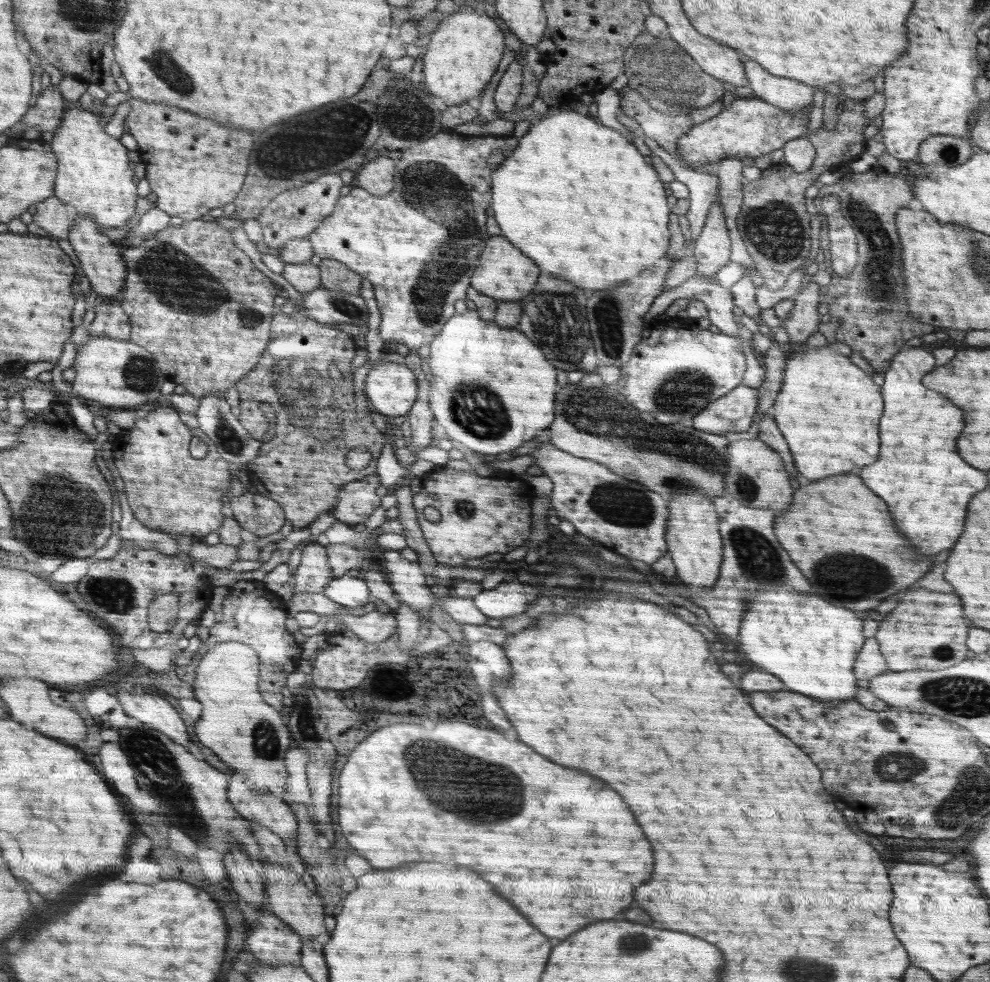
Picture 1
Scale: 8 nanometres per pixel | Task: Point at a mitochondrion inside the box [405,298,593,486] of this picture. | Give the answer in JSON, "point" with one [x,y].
{"point":[473,411]}

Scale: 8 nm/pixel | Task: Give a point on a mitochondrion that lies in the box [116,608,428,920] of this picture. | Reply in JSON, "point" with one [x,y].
{"point":[155,763]}

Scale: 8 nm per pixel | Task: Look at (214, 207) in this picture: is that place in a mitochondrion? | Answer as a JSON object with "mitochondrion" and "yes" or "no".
{"mitochondrion":"no"}

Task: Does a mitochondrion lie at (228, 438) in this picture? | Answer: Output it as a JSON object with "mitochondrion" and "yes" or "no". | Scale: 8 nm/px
{"mitochondrion":"yes"}

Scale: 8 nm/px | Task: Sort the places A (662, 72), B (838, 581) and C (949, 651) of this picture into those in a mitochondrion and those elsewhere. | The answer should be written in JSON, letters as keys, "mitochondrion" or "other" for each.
{"A":"mitochondrion","B":"mitochondrion","C":"mitochondrion"}

